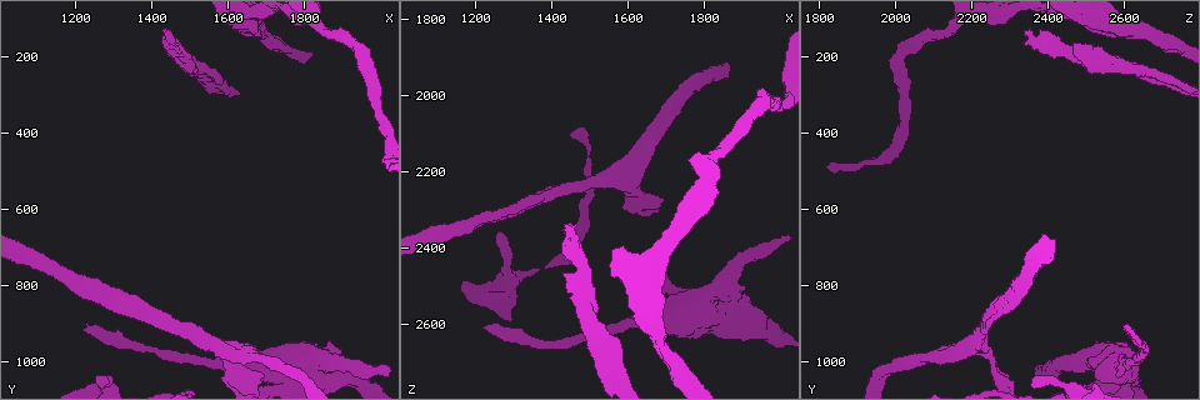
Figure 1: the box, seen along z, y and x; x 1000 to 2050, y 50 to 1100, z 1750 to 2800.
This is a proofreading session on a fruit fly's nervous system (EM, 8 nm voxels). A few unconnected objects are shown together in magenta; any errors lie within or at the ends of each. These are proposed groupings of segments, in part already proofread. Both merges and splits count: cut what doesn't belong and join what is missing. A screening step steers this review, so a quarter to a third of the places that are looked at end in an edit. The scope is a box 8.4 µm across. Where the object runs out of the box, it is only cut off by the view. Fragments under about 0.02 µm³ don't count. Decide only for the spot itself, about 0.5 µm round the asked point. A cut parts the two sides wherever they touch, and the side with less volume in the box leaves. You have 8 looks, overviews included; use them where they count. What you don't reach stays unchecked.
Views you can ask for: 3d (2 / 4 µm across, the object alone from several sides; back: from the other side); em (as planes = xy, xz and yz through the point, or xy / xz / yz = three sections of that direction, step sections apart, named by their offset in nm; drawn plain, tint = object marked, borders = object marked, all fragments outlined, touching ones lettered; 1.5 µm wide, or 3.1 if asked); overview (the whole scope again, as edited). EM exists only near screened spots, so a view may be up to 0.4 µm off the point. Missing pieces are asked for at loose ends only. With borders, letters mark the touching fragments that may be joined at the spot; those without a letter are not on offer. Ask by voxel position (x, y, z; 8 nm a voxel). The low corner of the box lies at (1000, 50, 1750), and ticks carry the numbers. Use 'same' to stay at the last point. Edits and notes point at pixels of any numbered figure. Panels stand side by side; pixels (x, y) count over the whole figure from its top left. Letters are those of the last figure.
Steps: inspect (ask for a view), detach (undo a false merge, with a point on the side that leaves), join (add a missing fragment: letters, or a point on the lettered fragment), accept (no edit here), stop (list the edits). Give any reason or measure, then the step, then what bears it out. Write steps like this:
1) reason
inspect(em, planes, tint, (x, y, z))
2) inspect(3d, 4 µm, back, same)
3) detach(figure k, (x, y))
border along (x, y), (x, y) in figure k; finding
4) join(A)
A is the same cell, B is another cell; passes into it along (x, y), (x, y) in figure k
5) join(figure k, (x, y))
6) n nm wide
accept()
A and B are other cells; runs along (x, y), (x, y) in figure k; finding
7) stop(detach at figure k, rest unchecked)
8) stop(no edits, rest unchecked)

branch stops here
inspect(3d, 4 µm, (1440, 125, 2345))

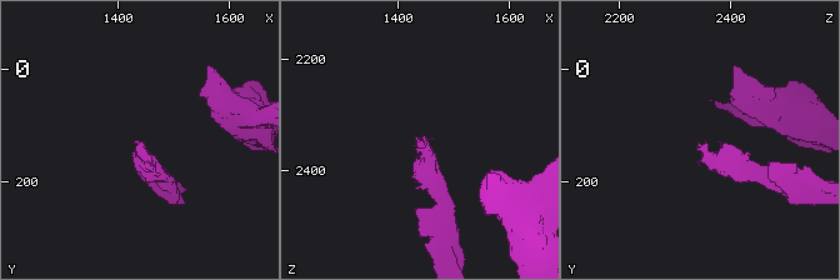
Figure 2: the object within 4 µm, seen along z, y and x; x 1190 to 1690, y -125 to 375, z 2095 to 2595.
need the tissue
inspect(em, planes, borders, (1445, 135, 2340))

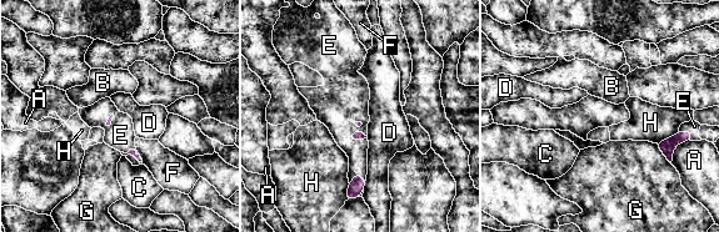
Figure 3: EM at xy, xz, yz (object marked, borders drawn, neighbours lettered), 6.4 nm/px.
join(figure 3, (345, 94))
E is the same cell, A, B, C, D, F, G and H are other cells; passes into it along (355, 136), (358, 130), (345, 94) in figure 3; the neuron continues

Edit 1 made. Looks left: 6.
sudden change in width
inspect(3d, 4 µm, (1640, 1000, 2585))

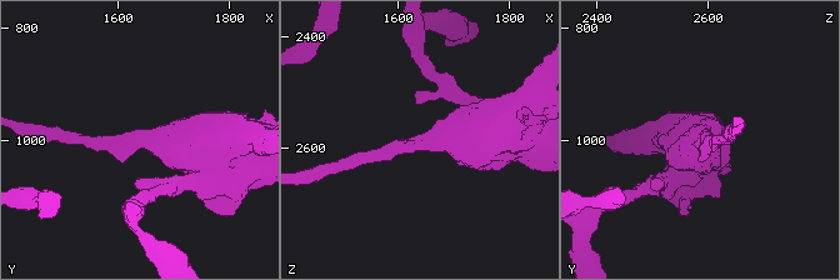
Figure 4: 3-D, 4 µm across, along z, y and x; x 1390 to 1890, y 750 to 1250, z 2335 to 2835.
arms of 200, 700 nm
inspect(em, planes, borders, (1645, 1005, 2585))

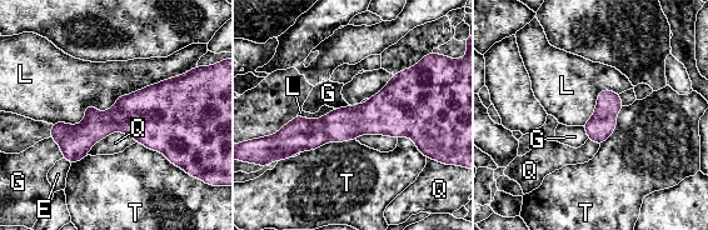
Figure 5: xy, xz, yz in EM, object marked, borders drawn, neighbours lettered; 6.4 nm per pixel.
180 nm wide
accept()
E, G, L, Q and T are other cells; border along (190, 70), (51, 124) in figure 5; continuous, no second neuron

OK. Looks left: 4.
stop(join at figure 3, rest unchecked)

